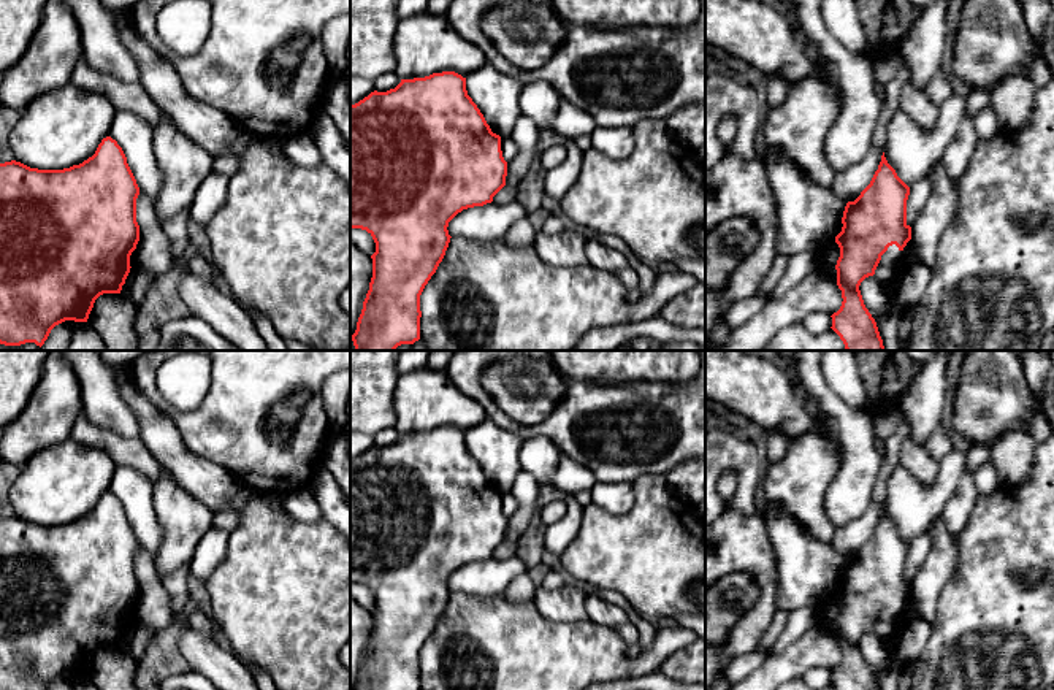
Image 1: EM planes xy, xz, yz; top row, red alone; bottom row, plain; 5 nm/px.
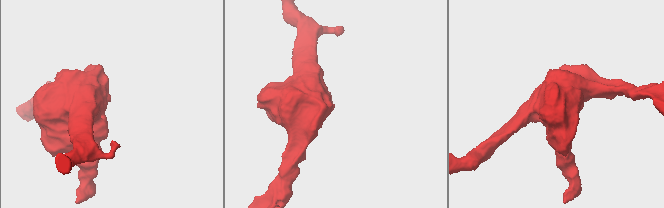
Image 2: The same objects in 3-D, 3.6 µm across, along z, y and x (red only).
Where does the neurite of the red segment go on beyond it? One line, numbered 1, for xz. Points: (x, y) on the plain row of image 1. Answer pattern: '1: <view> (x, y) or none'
1: none

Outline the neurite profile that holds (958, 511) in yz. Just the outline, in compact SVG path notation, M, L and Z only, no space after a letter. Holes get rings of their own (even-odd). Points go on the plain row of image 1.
M965 471L959 481L957 490L946 503L941 517L953 536L957 536L967 525L976 504L978 490L972 473Z

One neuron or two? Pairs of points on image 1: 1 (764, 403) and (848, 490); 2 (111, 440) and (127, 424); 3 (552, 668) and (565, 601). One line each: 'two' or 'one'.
1: two
2: two
3: two

